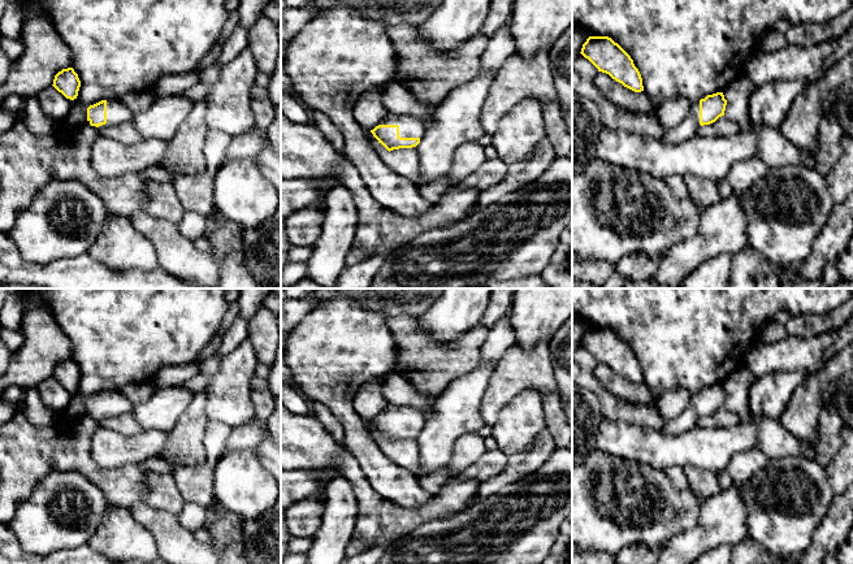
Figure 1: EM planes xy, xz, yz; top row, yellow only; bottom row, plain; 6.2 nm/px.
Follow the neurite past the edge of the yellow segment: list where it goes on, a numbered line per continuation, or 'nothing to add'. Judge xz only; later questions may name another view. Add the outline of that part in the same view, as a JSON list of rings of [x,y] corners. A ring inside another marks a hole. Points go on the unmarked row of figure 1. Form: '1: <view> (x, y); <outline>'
1: xz (408, 417); [[[389,403],[380,416],[398,416],[400,429],[423,429],[425,418],[412,407]]]

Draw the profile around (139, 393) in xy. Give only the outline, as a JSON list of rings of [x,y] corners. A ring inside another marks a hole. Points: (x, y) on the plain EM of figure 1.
[[[151,382],[139,385],[126,385],[120,389],[125,398],[127,398],[131,405],[147,400],[155,391]]]

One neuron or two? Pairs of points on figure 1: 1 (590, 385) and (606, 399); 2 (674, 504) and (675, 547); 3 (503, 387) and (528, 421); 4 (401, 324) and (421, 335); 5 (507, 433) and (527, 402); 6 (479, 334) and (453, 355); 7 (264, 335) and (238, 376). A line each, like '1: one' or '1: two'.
1: one
2: two
3: two
4: one
5: one
6: one
7: two

